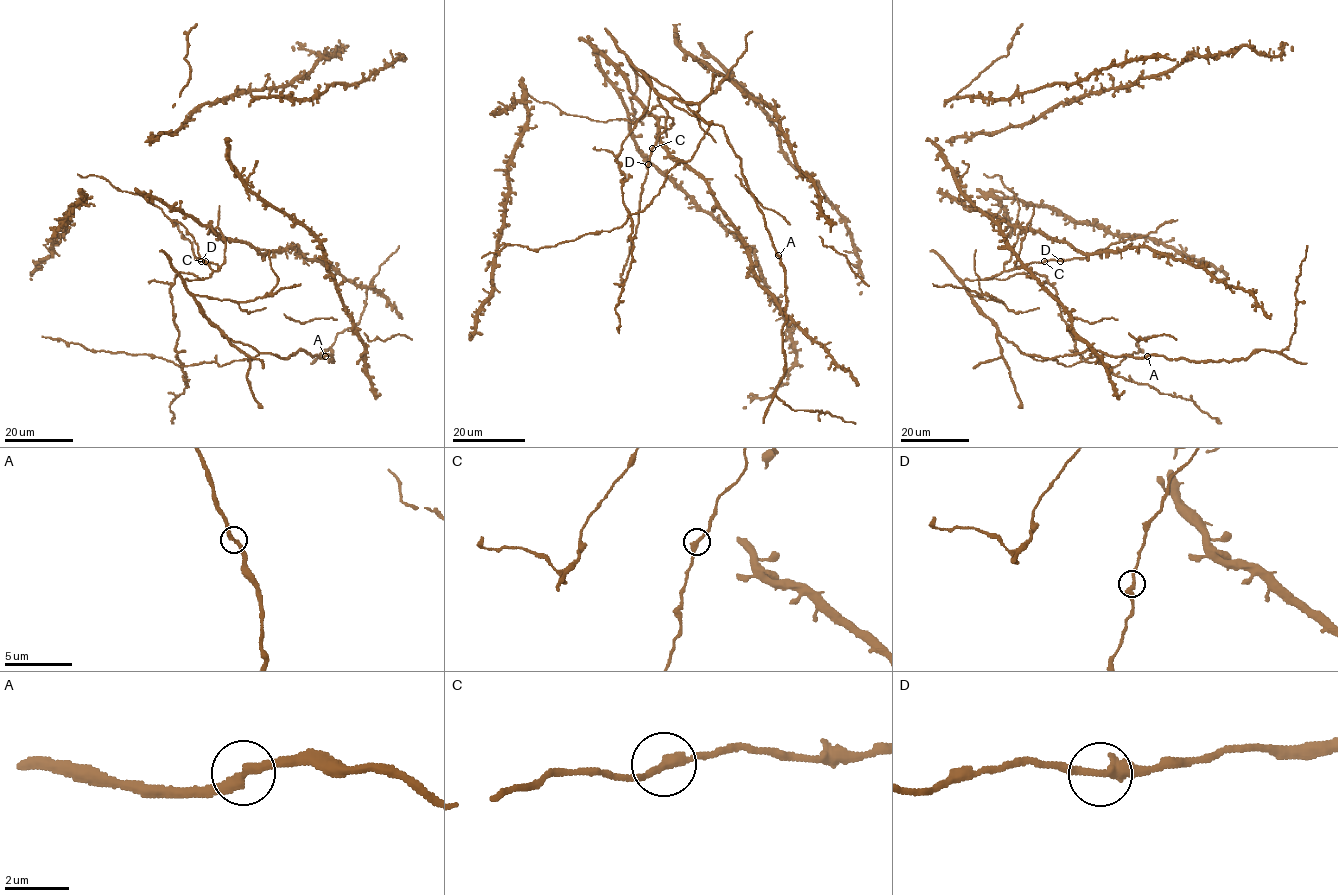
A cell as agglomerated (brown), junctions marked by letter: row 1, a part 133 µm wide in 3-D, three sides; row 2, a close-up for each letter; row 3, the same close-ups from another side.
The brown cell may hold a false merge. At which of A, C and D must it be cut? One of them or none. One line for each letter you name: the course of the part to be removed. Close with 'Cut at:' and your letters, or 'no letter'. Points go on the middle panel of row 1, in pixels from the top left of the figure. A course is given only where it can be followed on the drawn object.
Cut at: no letter

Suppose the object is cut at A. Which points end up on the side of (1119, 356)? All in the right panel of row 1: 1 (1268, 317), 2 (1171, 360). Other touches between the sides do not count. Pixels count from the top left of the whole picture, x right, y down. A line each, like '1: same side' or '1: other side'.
1: same side
2: other side

